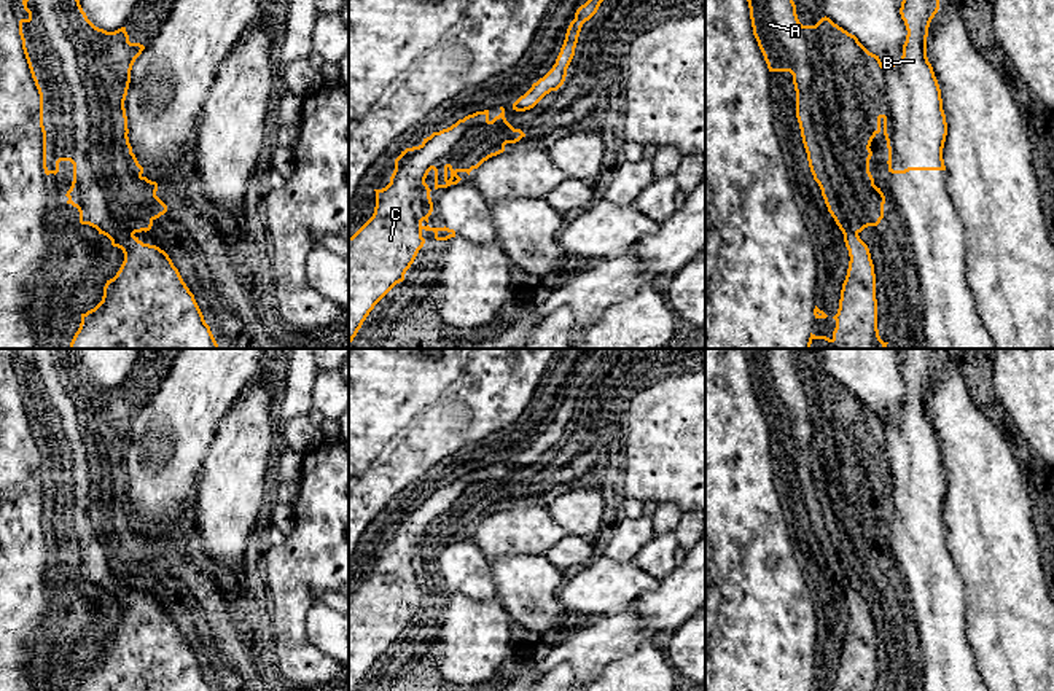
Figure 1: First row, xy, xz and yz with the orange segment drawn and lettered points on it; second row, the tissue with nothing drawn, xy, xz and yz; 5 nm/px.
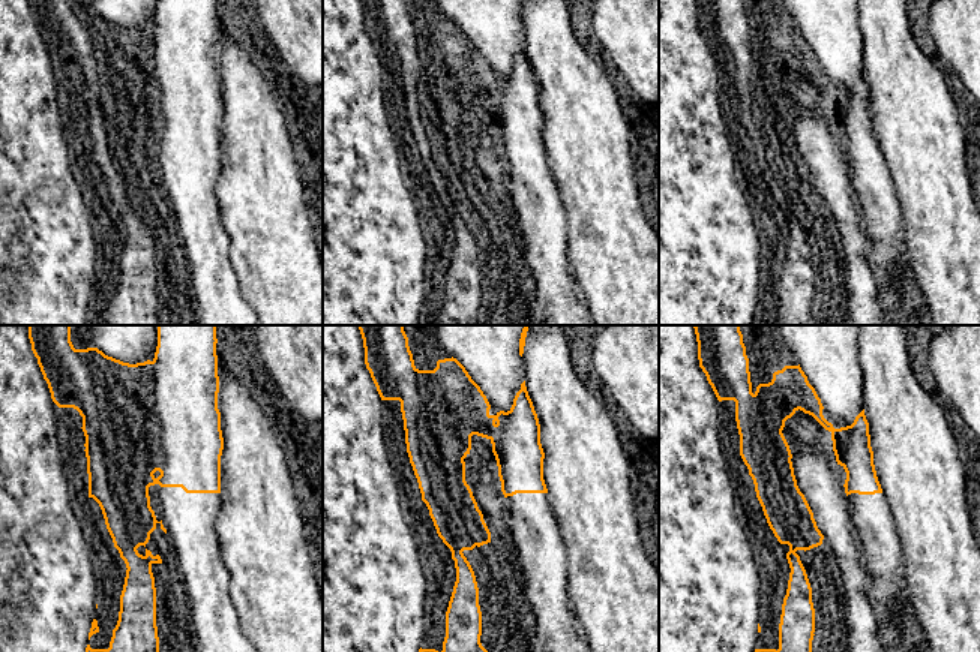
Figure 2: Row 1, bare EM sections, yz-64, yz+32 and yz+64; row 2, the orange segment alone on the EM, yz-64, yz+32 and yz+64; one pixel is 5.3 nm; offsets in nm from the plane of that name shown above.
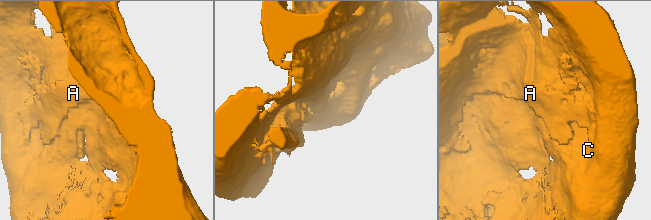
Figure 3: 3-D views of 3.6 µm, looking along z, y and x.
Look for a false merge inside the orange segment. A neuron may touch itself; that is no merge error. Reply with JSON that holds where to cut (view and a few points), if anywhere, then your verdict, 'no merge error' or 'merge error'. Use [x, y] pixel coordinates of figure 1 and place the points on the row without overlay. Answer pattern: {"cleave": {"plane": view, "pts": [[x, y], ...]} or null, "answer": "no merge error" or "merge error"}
{"cleave": {"plane": "yz", "pts": [[863, 483], [825, 519], [836, 546], [857, 548], [857, 591]]}, "answer": "merge error"}

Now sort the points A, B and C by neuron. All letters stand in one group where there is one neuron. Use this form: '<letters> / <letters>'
A C / B

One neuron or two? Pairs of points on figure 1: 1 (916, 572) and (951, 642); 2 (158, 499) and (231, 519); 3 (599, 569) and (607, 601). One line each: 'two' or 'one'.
1: one
2: two
3: one

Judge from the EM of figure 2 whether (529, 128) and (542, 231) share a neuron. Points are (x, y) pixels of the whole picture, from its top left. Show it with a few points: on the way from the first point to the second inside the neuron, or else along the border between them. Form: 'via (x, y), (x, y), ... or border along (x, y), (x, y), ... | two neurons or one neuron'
via (529, 153), (533, 195), (539, 206) | one neuron

